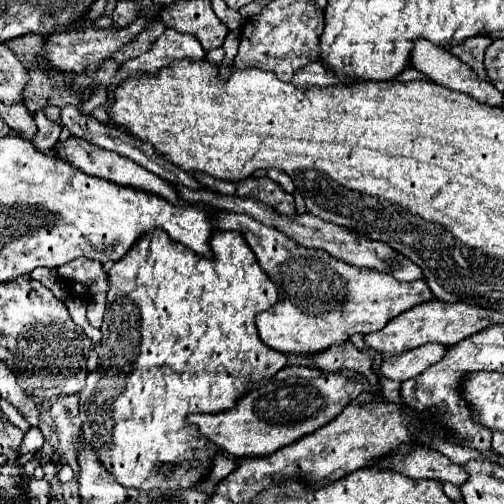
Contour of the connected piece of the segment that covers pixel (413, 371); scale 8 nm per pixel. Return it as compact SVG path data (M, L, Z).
M430 343L426 347L416 347L414 351L406 351L406 355L394 355L386 357L378 369L374 369L376 375L384 375L392 381L406 381L414 375L422 373L426 367L436 363L446 353L448 347L436 347L436 343Z

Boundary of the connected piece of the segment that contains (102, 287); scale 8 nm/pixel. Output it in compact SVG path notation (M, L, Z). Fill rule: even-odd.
M74 259L72 263L66 263L58 269L60 277L66 285L82 283L88 287L88 291L94 295L98 291L108 291L108 275L102 271L100 261L90 259Z

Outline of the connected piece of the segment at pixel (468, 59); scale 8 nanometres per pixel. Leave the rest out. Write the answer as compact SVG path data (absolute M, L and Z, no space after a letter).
M478 35L474 39L468 39L466 43L462 43L460 47L452 47L450 51L462 61L466 63L480 79L488 79L486 77L486 69L484 69L484 51L490 45L490 37Z

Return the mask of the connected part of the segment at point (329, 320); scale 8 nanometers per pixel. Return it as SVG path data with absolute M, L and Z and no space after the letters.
M216 211L214 223L218 229L240 231L244 235L246 243L250 245L250 249L254 251L260 267L274 281L274 285L278 289L278 303L256 315L256 327L258 327L260 339L268 347L272 347L284 355L304 355L306 357L306 355L322 353L322 351L330 349L332 345L342 345L342 343L350 341L354 335L368 335L368 333L380 331L390 319L398 317L400 313L434 299L432 291L426 287L426 281L422 281L422 279L412 281L412 283L402 283L388 273L352 267L350 263L332 257L328 251L306 249L306 247L294 243L284 233L280 233L278 229L258 223L248 215Z

